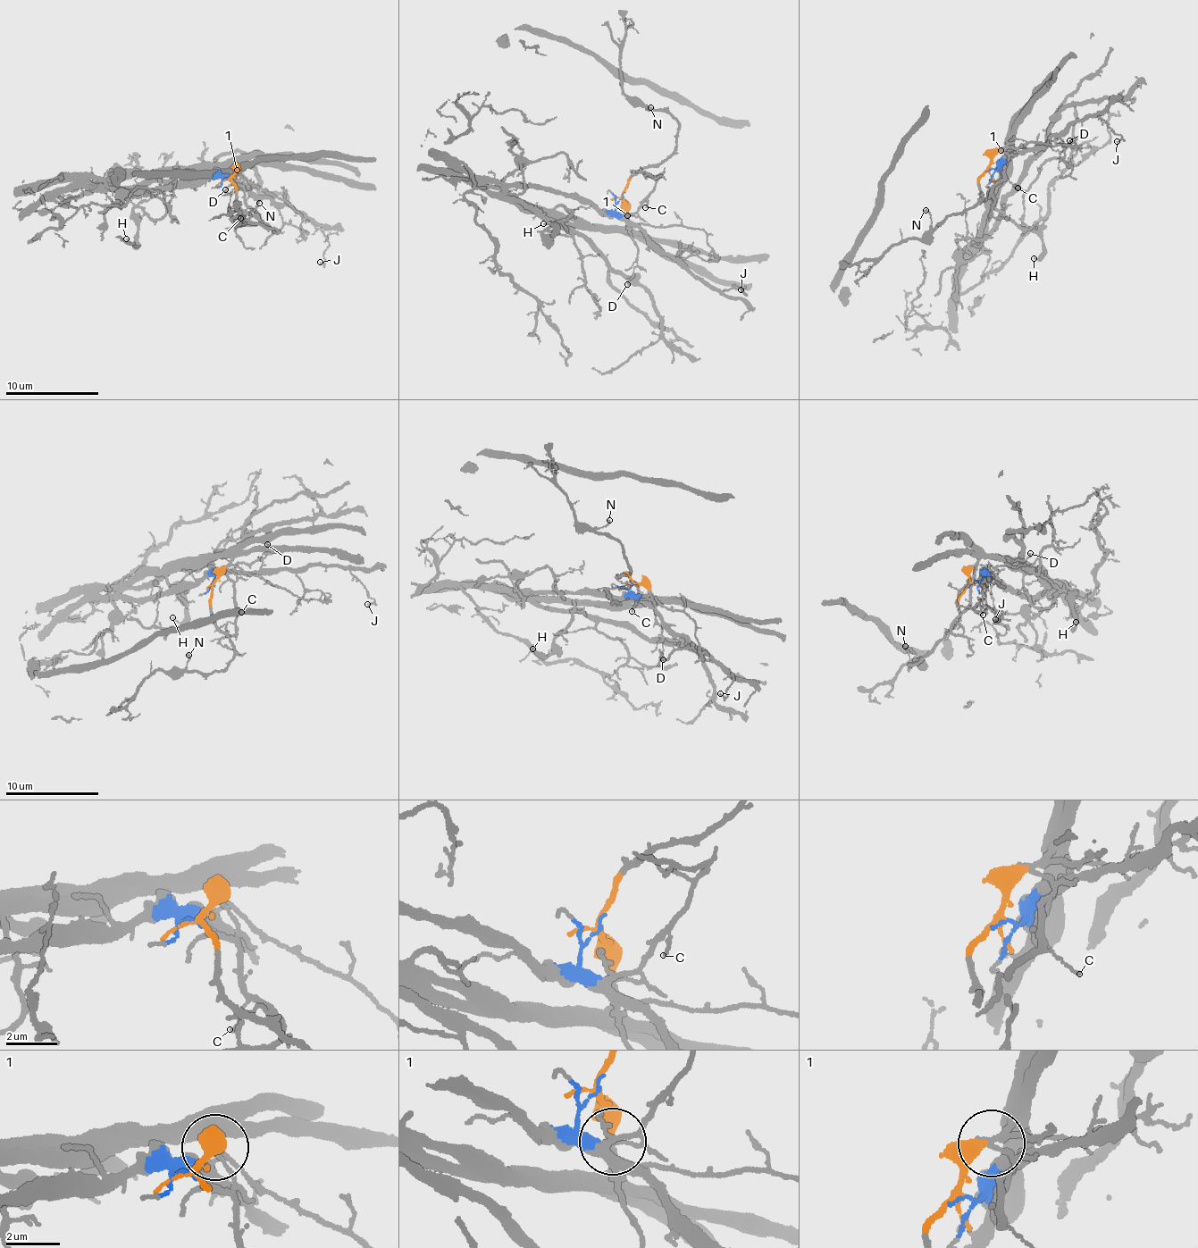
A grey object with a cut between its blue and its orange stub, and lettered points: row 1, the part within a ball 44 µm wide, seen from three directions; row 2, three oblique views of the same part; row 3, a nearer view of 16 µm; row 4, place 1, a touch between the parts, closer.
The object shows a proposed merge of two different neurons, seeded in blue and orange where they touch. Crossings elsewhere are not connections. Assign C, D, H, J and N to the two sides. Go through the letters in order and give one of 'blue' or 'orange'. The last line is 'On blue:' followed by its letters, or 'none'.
C: blue
D: blue
H: orange
J: blue
N: orange
On blue: C, D, J

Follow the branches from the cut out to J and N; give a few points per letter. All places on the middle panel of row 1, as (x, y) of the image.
J: (623, 196), (617, 205), (620, 214), (658, 247), (716, 288), (743, 287), (746, 293), (741, 288)
N: (623, 196), (637, 172), (662, 162), (674, 149), (679, 124), (664, 112), (646, 110), (650, 107)

